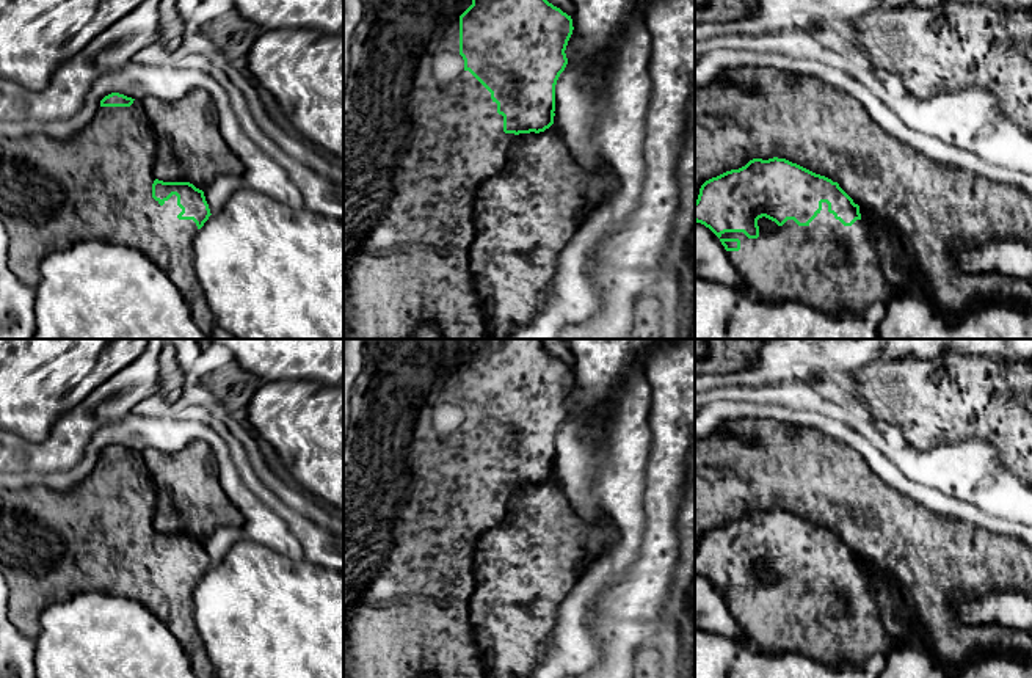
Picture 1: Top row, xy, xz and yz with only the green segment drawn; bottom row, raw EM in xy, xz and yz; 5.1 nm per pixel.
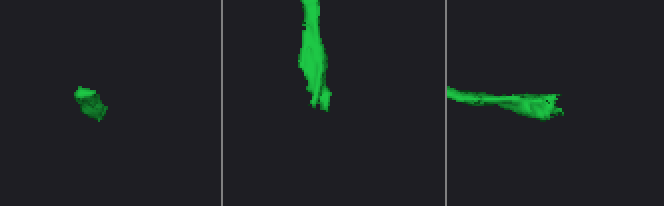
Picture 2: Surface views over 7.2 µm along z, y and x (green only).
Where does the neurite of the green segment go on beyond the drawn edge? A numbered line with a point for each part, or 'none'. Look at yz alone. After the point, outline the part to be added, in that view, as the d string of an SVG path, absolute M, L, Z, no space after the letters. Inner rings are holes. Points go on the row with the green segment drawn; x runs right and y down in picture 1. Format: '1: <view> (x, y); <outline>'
1: yz (835, 269); M822 202L822 210L808 226L787 220L772 232L759 231L758 239L748 239L743 232L725 232L720 239L740 240L740 250L728 251L728 257L747 289L765 301L803 303L833 317L844 312L863 314L875 301L891 303L899 293L914 295L936 306L936 297L927 278L914 259L902 250L897 264L905 284L899 292L889 286L885 264L866 228L867 212L859 206L861 218L852 226L844 226L828 212L828 204Z

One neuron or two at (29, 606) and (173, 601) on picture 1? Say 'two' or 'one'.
one

